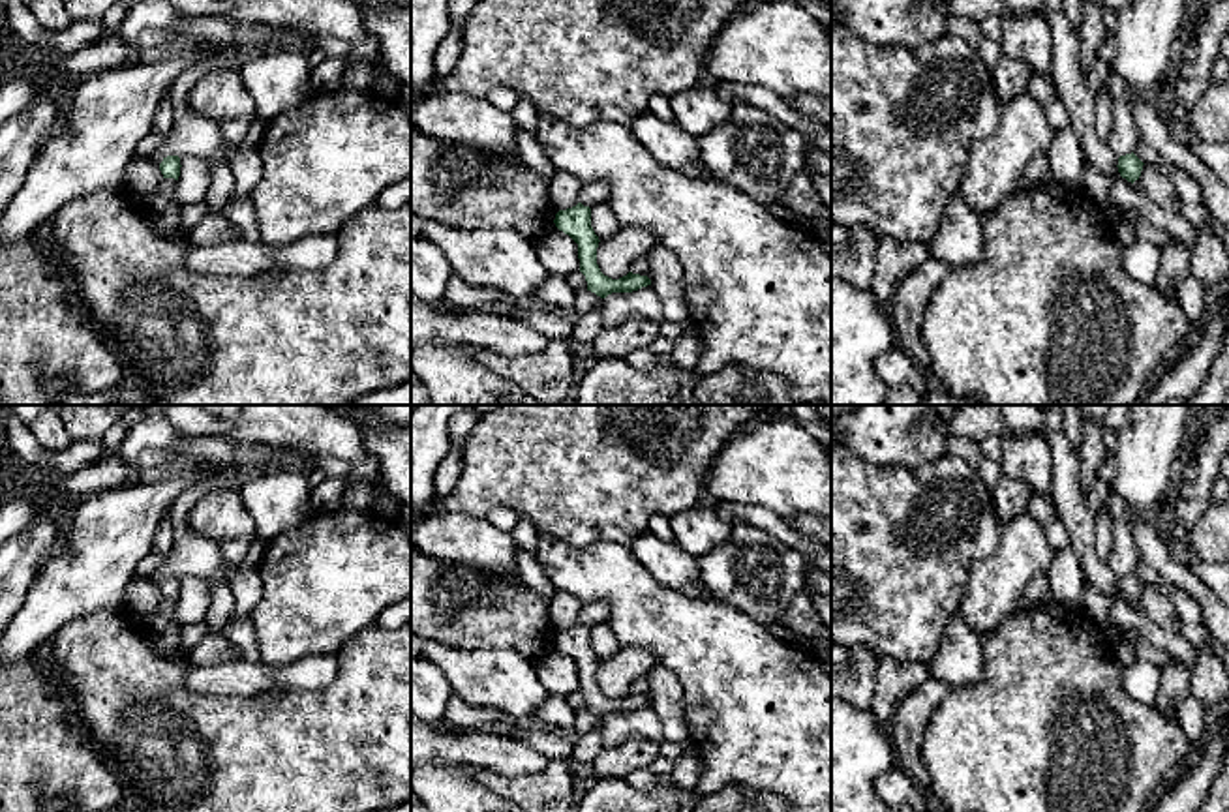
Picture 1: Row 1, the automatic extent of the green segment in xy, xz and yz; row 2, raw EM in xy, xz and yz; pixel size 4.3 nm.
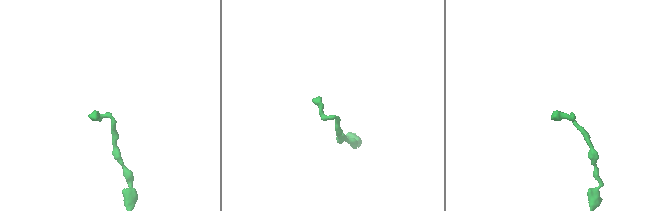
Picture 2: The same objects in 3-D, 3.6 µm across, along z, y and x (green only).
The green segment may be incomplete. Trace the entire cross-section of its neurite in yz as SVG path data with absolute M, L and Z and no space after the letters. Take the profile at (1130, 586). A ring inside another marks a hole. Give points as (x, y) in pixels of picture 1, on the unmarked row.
M1131 572L1131 574L1120 576L1116 587L1120 596L1133 604L1135 600L1139 600L1143 585L1145 583Z

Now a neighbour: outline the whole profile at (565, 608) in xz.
M555 591L550 600L552 604L552 619L557 623L559 630L567 630L578 624L578 611L582 602L572 594Z

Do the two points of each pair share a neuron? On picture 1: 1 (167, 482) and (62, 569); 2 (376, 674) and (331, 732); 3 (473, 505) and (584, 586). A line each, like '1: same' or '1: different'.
1: same
2: same
3: different

